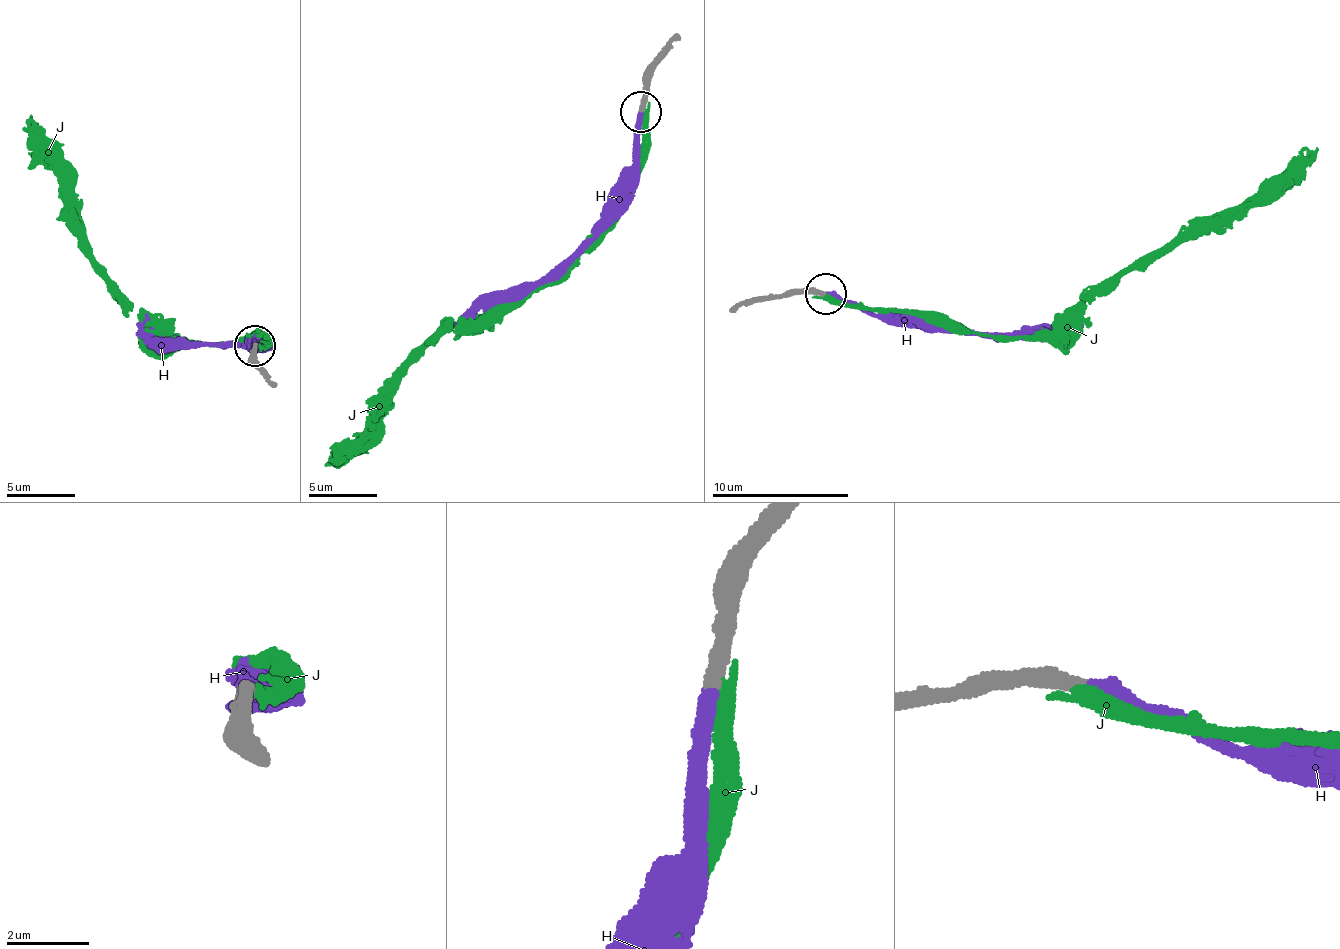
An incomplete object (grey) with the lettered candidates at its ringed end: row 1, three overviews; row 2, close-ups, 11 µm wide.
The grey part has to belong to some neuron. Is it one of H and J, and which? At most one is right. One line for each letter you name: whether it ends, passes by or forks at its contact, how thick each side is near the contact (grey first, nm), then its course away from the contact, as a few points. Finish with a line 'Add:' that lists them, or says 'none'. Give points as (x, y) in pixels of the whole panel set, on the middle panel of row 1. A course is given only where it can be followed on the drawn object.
H: it ends; calibres 380 and 400 nm; course (641, 111), (641, 127), (631, 165), (627, 201), (566, 259), (534, 281), (493, 293), (475, 310), (462, 335)
Add: H

